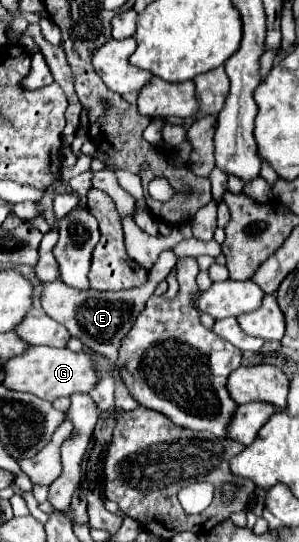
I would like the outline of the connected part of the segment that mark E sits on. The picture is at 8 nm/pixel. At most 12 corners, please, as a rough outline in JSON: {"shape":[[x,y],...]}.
{"shape":[[160,253],[150,279],[128,291],[46,283],[42,307],[112,365],[116,405],[132,411],[118,349],[156,285],[174,269]]}

